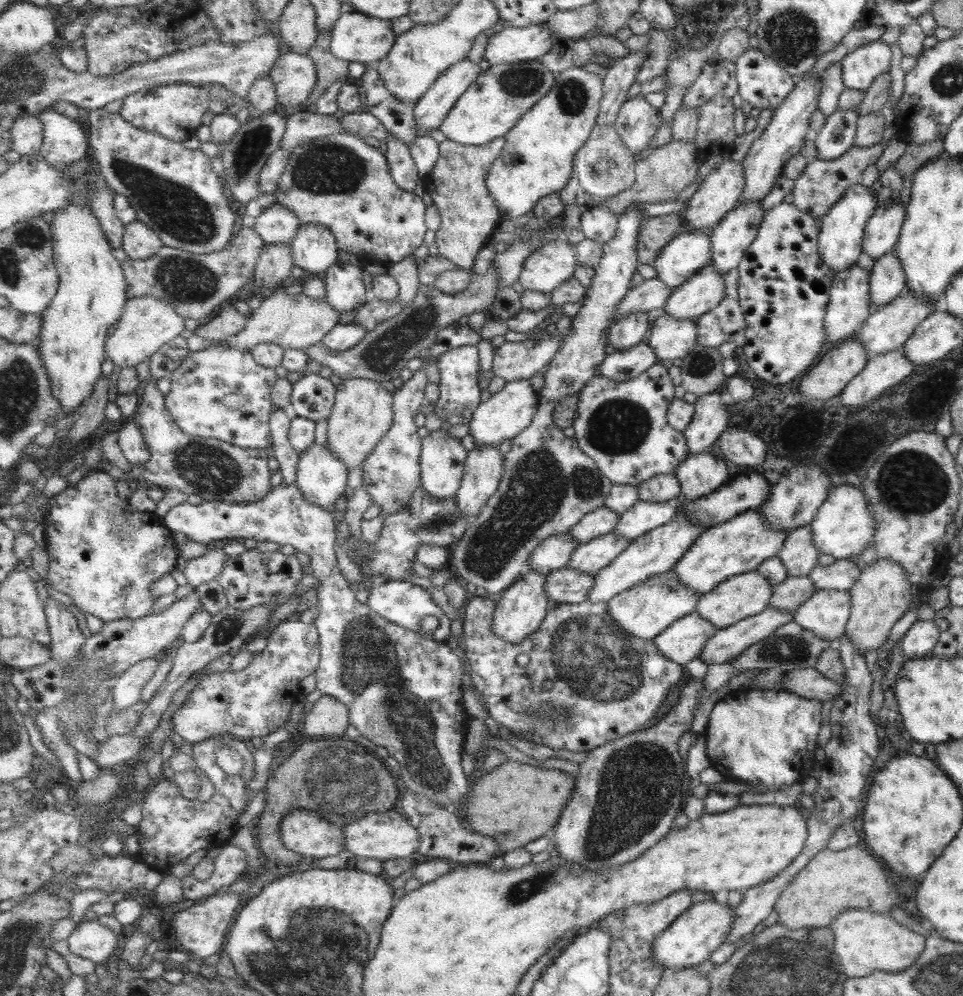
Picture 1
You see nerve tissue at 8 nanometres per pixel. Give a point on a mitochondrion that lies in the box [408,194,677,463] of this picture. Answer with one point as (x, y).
(619, 426)

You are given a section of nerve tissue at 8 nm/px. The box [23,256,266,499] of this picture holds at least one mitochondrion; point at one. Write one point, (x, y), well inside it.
(79, 461)

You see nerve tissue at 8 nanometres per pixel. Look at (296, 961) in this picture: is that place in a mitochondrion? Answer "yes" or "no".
yes

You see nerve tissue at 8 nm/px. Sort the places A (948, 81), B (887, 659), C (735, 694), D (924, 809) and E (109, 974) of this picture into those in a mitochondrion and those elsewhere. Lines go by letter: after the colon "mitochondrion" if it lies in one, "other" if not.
A: mitochondrion
B: other
C: other
D: other
E: other

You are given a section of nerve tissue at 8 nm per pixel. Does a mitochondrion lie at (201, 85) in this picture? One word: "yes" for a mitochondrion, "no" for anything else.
no

